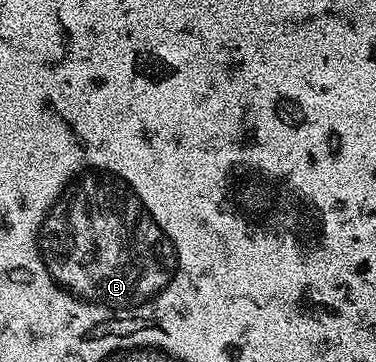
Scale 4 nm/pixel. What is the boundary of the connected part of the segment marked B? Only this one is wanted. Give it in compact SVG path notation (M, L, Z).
M79 163L63 179L63 187L51 195L51 203L43 207L39 223L35 223L35 259L39 259L43 275L51 279L51 287L59 295L67 295L71 303L83 303L83 307L111 311L111 315L131 315L131 311L143 311L143 307L159 307L159 299L183 275L183 255L179 255L179 243L171 239L171 231L155 219L155 211L139 195L139 187L123 171L103 167L103 163Z

